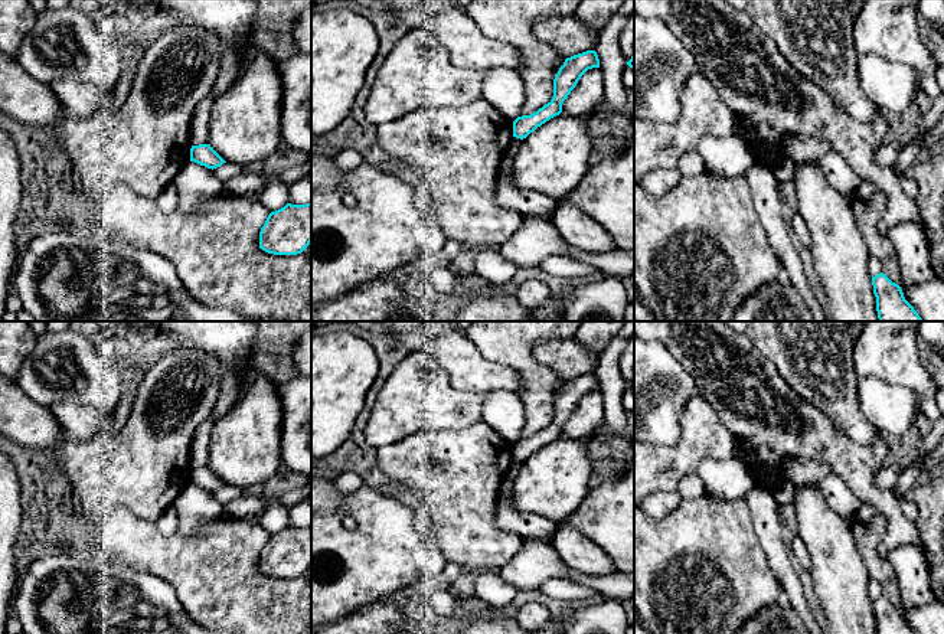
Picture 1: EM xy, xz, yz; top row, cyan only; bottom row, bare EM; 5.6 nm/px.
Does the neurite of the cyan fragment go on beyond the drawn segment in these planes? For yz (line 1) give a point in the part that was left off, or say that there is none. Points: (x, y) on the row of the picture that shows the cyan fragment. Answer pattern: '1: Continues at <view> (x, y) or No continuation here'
1: No continuation here

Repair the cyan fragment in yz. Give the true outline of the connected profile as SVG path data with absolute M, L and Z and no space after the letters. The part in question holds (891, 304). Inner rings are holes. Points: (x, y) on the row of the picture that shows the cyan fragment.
M883 272L872 277L879 321L922 321L914 307L905 300L901 287Z

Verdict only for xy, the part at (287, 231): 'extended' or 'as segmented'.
as segmented

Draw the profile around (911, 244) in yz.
M896 223L891 228L888 238L892 241L899 261L899 287L912 287L935 277L922 223Z

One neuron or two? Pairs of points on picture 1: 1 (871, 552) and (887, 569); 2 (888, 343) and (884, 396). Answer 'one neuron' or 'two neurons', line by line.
1: one neuron
2: two neurons

